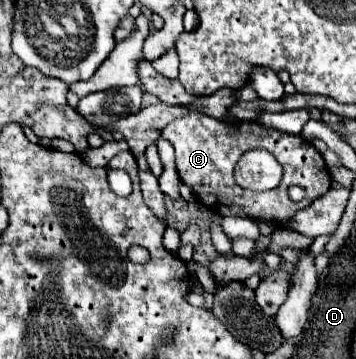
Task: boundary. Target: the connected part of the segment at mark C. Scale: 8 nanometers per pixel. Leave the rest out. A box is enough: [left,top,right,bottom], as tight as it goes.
[161,113,331,225]

